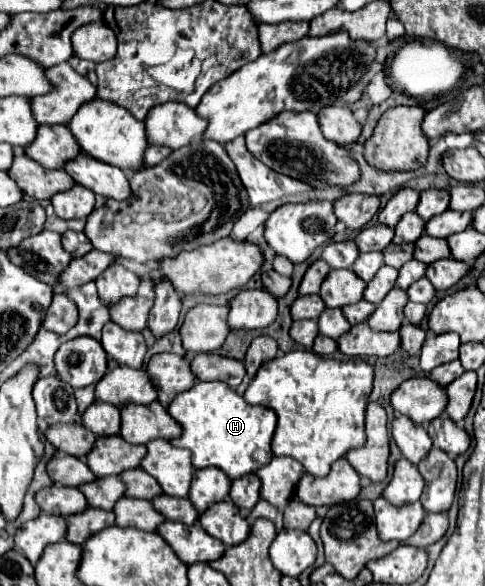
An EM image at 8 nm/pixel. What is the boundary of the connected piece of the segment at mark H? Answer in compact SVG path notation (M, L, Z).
M197 382L193 388L175 396L167 410L183 428L183 434L169 442L177 448L191 450L195 468L217 466L235 480L243 474L255 473L272 458L269 444L277 422L275 412L265 406L247 404L225 382Z

